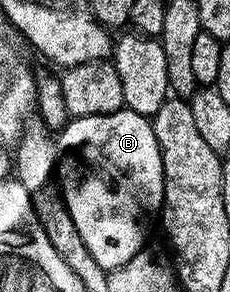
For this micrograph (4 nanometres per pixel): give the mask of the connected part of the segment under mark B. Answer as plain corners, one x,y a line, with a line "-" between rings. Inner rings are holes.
123,108
107,115
91,115
90,117
74,117
65,124
65,128
56,134
56,145
59,150
59,160
57,162
56,176
59,178
61,194
65,199
66,209
70,212
72,222
79,231
80,238
87,245
91,253
91,258
95,259
99,267
106,271
112,271
123,267
130,259
141,250
146,244
145,224
149,221
149,216
156,214
160,210
165,199
165,184
163,183
163,159
159,151
159,143
155,139
153,122
148,117
139,115
135,111

